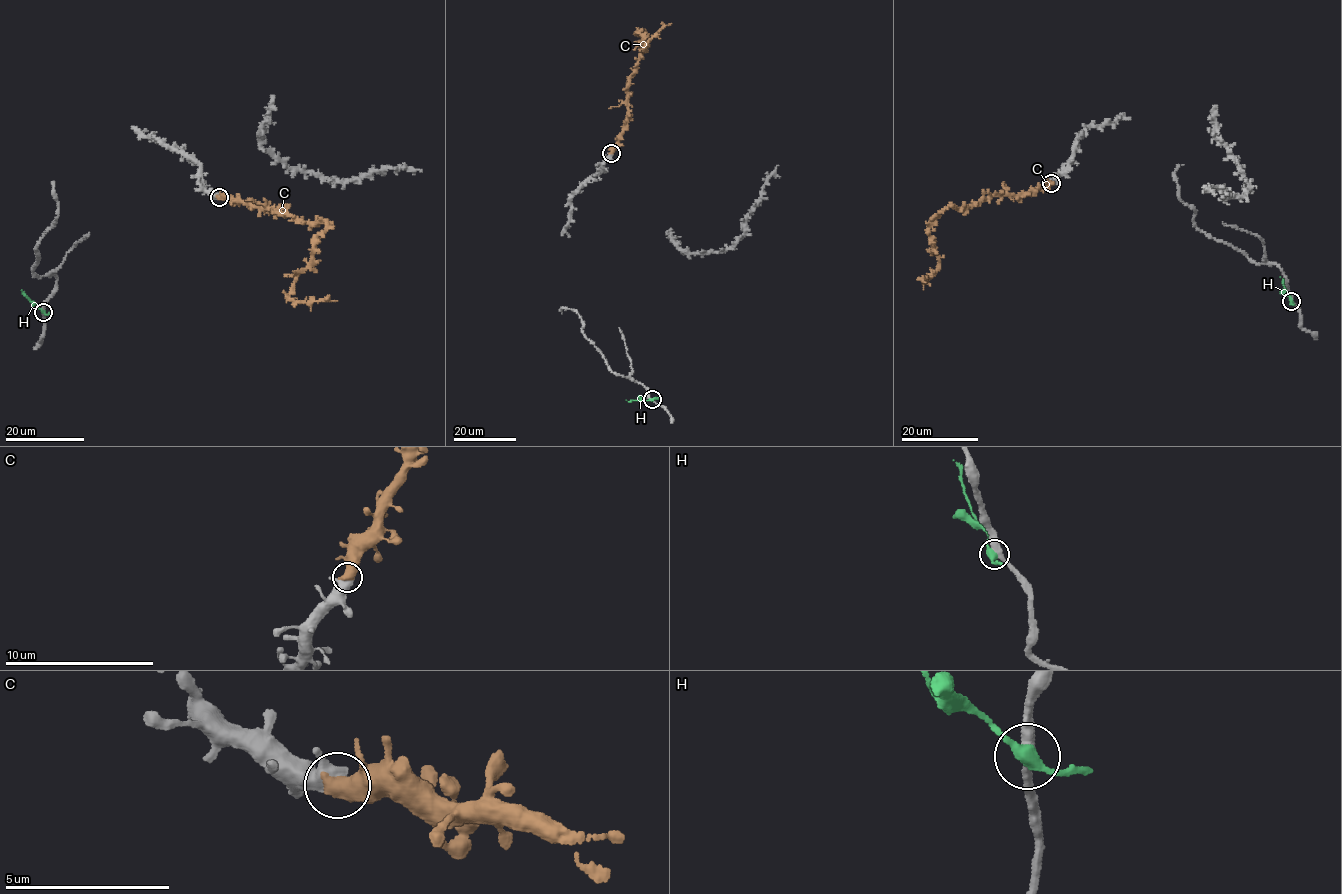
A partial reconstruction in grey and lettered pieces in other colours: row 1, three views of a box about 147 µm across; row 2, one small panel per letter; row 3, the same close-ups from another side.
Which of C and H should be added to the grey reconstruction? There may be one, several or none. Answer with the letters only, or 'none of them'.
C

